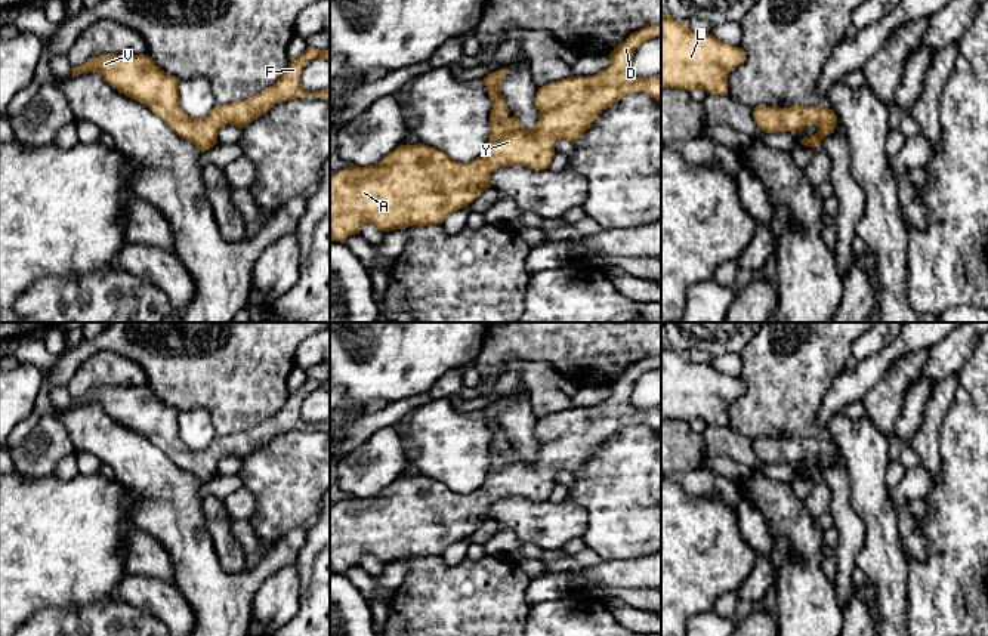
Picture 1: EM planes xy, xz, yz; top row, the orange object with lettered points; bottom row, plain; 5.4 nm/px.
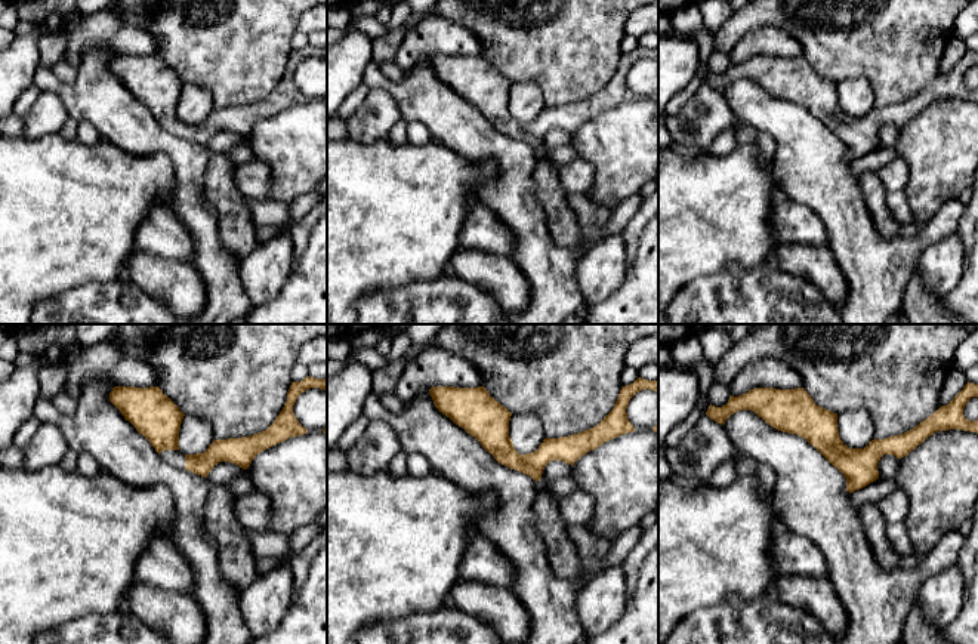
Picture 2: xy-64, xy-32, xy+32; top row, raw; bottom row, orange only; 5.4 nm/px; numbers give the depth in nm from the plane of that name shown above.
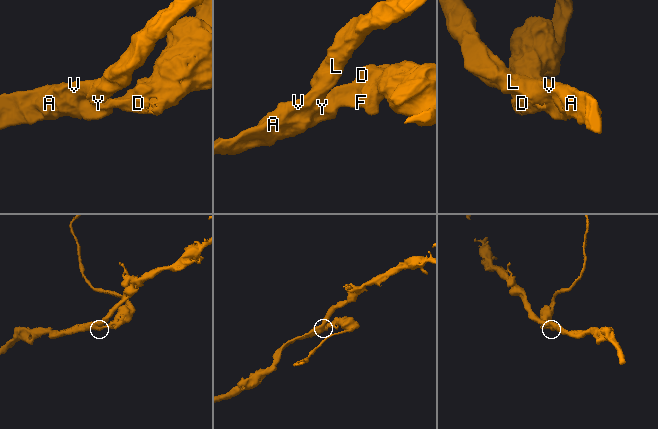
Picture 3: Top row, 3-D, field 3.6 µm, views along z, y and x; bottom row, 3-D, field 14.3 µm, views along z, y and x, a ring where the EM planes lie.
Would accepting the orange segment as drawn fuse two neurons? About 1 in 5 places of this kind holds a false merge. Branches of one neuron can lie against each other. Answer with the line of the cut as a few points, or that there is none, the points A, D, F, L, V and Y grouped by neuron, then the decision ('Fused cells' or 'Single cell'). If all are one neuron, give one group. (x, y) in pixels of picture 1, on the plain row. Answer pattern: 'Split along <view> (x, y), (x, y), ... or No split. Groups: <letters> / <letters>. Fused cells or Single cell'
No split. Groups: A D F L V Y. Single cell

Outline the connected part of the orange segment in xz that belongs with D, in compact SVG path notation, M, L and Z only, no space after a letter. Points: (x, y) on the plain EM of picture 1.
M661 356L645 358L609 385L606 401L538 419L535 438L540 450L529 461L516 448L507 447L510 441L500 414L510 402L488 405L484 414L493 441L484 484L460 494L424 475L399 476L379 495L336 503L330 509L330 571L345 574L359 565L364 555L373 555L383 564L441 556L491 519L490 506L497 500L549 500L558 472L580 470L596 448L621 429L642 423L661 433L661 405L642 411L630 402L635 382L660 367Z

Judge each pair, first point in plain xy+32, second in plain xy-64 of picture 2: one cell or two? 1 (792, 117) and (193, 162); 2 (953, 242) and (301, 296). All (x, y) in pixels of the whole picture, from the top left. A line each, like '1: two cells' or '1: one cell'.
1: one cell
2: two cells

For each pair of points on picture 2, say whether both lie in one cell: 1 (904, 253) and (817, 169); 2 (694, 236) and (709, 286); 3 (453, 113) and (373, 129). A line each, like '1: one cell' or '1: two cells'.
1: one cell
2: two cells
3: two cells

